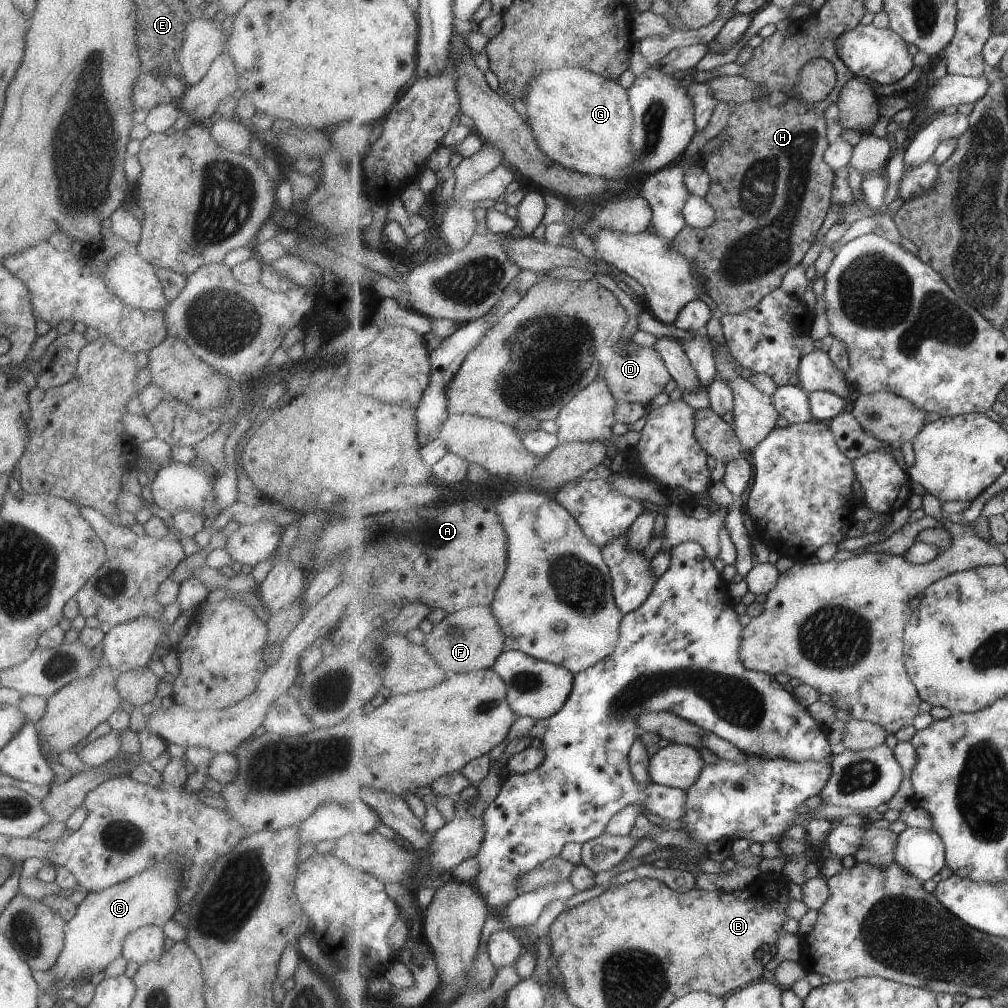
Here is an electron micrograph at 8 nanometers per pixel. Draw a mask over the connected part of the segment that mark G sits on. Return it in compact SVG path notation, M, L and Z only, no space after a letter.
M586 67L544 73L532 88L526 99L530 124L547 155L566 168L589 175L622 180L631 174L631 166L626 164L634 160L631 134L635 114L629 89Z

